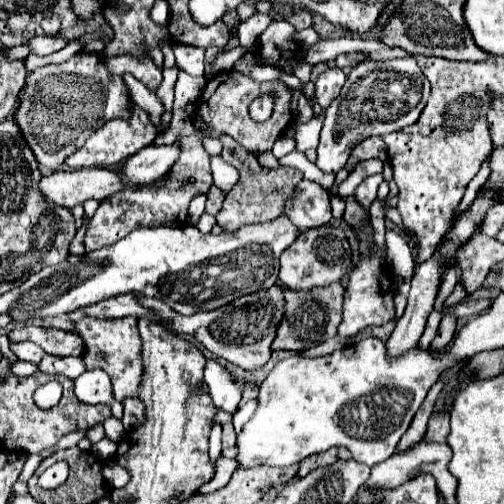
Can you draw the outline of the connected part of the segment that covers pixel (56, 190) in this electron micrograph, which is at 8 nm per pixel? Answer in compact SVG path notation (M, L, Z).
M81 169L81 171L53 171L39 183L43 195L63 207L75 207L87 199L103 201L117 191L127 191L119 185L115 169Z

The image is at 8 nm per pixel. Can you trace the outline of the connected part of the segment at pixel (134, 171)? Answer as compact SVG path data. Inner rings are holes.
M179 143L171 145L149 145L139 153L131 155L121 167L123 179L131 183L149 183L165 175L171 165L179 159Z

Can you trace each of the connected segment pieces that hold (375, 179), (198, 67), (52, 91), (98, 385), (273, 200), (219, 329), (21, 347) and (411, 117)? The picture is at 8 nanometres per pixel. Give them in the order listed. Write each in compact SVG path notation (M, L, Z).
M371 175L355 189L355 197L365 209L369 209L371 203L377 199L377 187L381 181L383 181L383 175Z
M175 44L173 52L176 65L190 75L204 75L205 49L184 44Z
M77 53L61 65L45 65L35 69L19 95L15 121L21 125L23 137L29 141L37 161L45 169L57 169L71 153L83 147L93 127L83 123L99 123L99 127L115 117L129 117L129 89L119 75L105 69L97 55Z
M103 369L85 371L79 379L75 379L75 395L81 403L109 405L113 417L117 417L117 419L121 419L121 415L123 415L123 405L119 401L115 401L113 393L111 393L111 381L109 381L107 373L103 373Z
M217 137L217 139L223 143L223 151L221 151L223 161L231 163L241 173L239 181L227 193L227 197L223 201L223 207L217 213L217 223L223 227L223 231L233 233L233 231L237 231L243 225L249 225L249 223L267 223L267 221L279 217L285 199L293 193L295 185L303 179L303 175L297 169L293 169L293 167L263 169L263 167L257 165L255 155L249 153L247 149L243 149L243 145L239 145L233 137Z
M275 283L271 289L261 289L261 291L255 291L251 295L239 297L233 303L219 307L215 311L195 313L195 315L179 315L163 301L149 299L141 293L137 297L145 307L155 309L167 323L171 323L173 333L193 335L211 353L215 353L217 357L223 357L223 359L227 359L233 365L239 365L243 369L261 369L271 359L271 353L273 353L271 345L275 341L279 321L283 321L283 309L285 309L285 297L283 297L281 283Z
M11 343L11 351L21 361L31 361L31 363L39 363L45 357L43 349L39 349L39 345L35 343Z
M413 57L391 61L361 61L351 69L347 85L343 85L339 97L327 109L321 141L317 147L317 167L323 173L339 173L345 167L351 149L359 141L371 135L387 135L413 125L427 105L429 95L431 85Z

